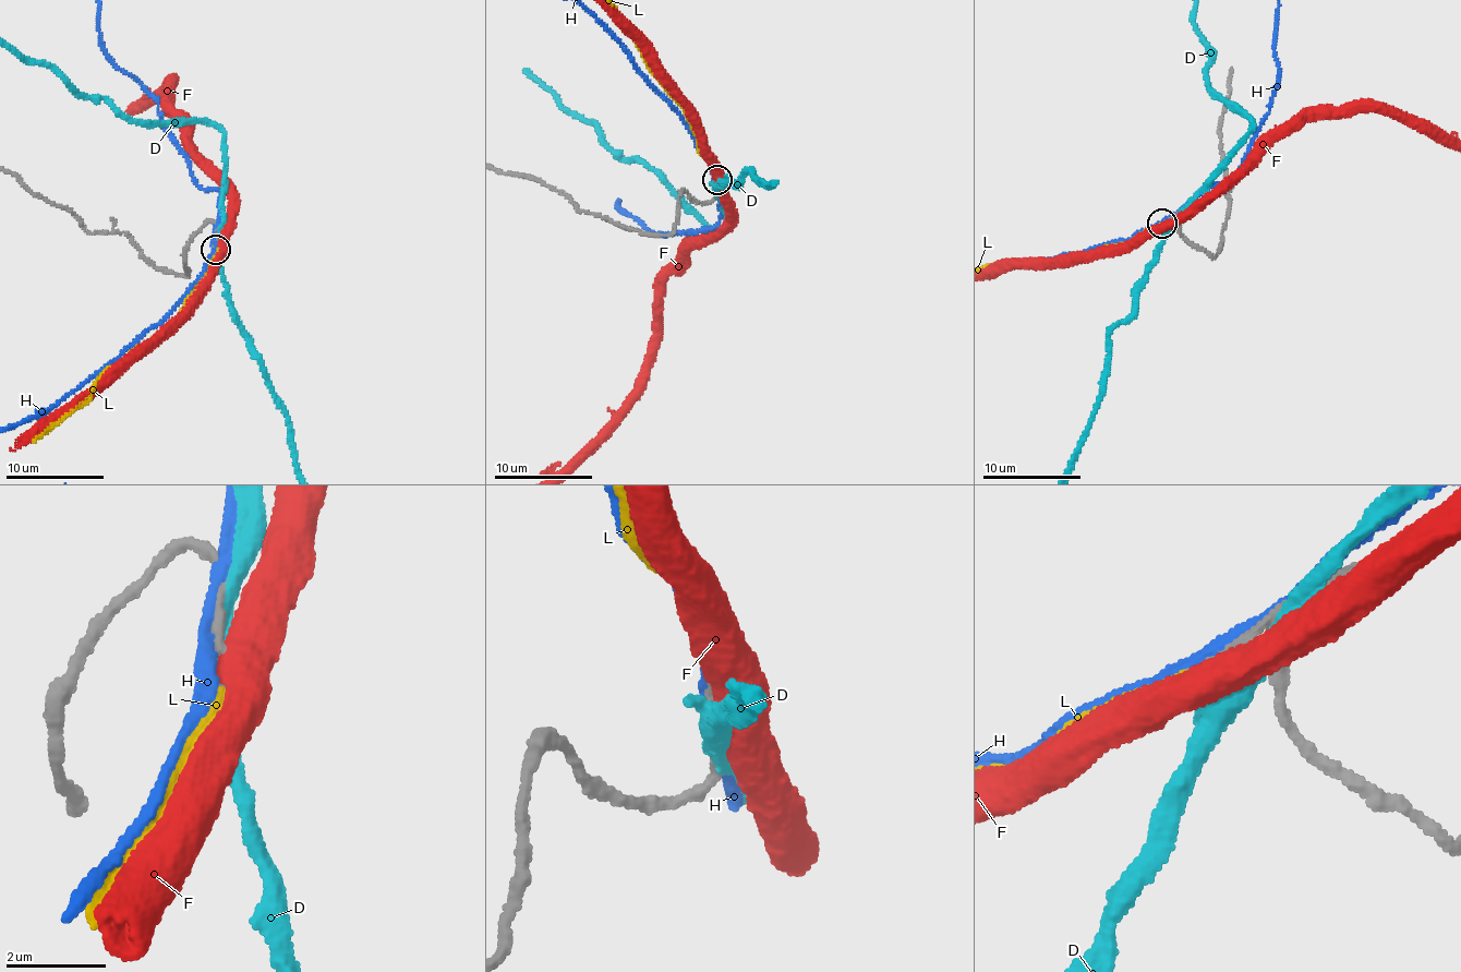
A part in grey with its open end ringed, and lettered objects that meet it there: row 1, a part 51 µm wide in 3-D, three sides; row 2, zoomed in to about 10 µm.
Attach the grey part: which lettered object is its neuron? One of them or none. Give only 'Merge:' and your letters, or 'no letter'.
Merge: L

